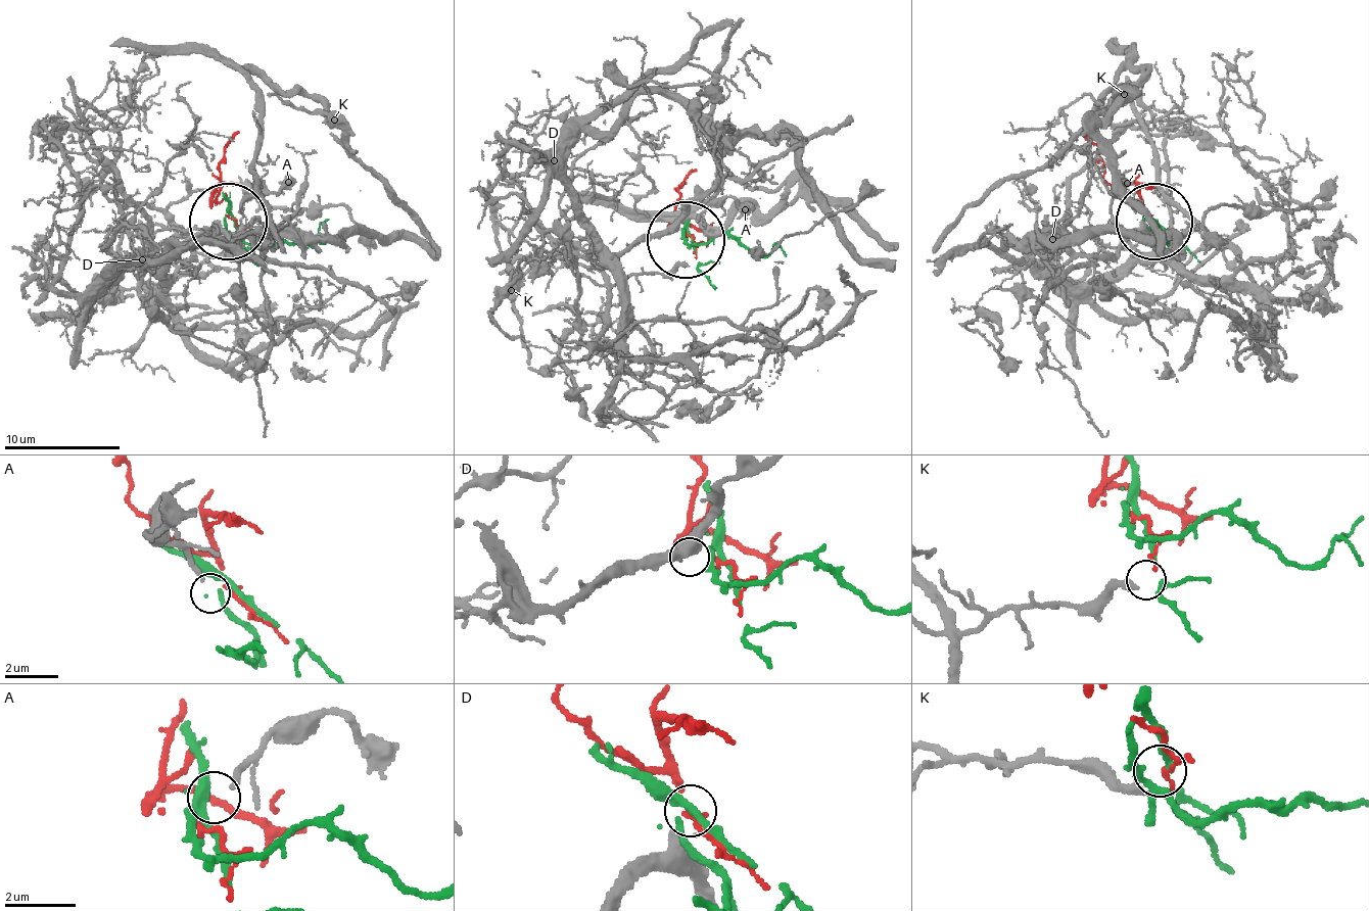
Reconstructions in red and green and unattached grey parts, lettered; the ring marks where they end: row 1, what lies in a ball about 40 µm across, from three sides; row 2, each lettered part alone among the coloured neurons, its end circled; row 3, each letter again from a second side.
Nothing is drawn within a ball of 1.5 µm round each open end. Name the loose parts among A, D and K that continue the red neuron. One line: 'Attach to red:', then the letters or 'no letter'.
Attach to red: D

